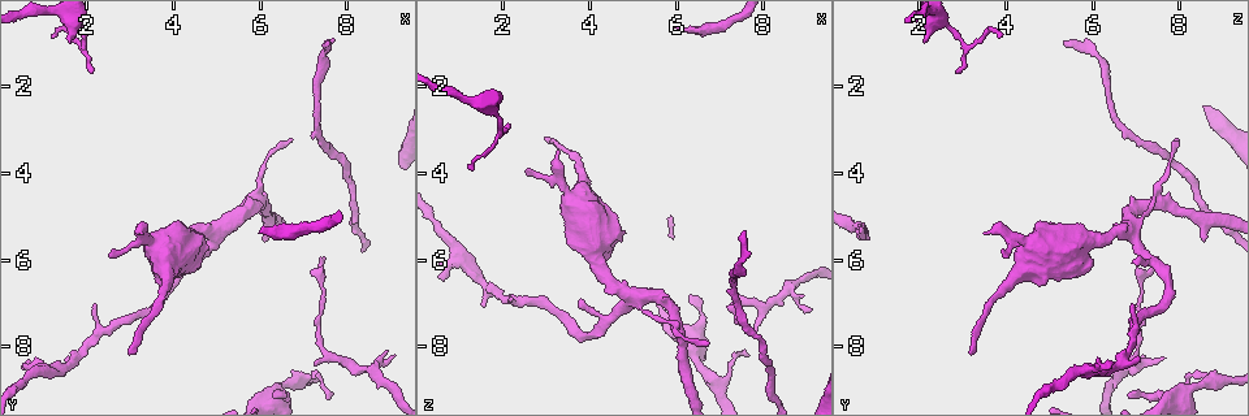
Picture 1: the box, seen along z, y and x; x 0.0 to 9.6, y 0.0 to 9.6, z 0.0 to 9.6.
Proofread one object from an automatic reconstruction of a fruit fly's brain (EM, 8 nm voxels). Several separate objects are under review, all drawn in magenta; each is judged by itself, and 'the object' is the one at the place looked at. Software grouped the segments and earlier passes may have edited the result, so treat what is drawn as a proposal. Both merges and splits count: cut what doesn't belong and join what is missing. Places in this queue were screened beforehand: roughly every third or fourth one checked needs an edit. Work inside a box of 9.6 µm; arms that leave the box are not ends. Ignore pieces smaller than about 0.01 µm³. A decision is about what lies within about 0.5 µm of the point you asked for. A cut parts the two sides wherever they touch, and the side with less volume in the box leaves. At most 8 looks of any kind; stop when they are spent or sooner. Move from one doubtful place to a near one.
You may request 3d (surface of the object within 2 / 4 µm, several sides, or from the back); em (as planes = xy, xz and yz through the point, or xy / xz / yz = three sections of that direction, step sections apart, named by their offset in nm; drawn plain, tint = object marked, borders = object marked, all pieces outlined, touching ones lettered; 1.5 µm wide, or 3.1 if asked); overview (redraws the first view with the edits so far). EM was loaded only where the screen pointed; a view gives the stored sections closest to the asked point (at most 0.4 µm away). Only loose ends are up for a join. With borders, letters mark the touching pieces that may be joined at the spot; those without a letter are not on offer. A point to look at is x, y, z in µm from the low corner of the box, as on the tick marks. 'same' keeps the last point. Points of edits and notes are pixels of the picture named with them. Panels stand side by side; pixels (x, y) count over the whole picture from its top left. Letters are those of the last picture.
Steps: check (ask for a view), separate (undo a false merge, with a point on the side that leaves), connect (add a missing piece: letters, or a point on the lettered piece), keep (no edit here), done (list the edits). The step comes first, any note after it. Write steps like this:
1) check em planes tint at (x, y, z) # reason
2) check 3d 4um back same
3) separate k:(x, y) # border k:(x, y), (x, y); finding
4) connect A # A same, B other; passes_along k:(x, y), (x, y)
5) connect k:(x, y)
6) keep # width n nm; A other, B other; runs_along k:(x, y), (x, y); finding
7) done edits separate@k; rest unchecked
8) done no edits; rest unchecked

check 3d 4um at (7.50, 0.90, 5.40) # branch stops here

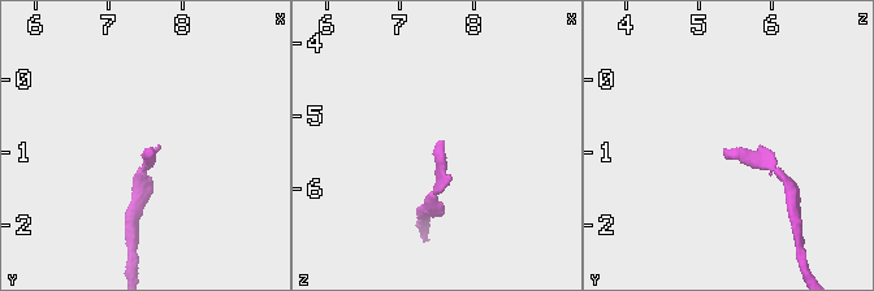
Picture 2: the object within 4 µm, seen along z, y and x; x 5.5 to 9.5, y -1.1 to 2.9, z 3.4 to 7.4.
check em planes borders at (7.55, 0.95, 5.35) # now the EM

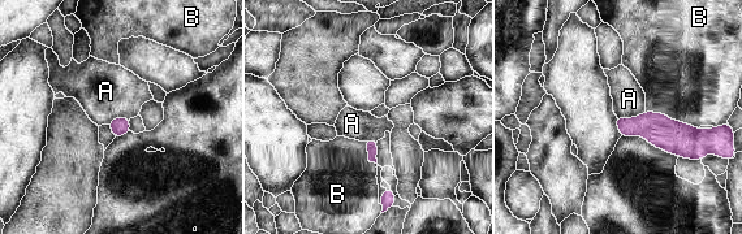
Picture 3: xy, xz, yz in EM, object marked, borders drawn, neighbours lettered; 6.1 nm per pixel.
keep # longest_contact B 340 nm; A other, B other; border 3:(645, 111), (632, 117), (617, 117); no lettered piece goes on from it

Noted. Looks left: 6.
check em planes plain at (2.10, 1.60, 2.90) # thin end

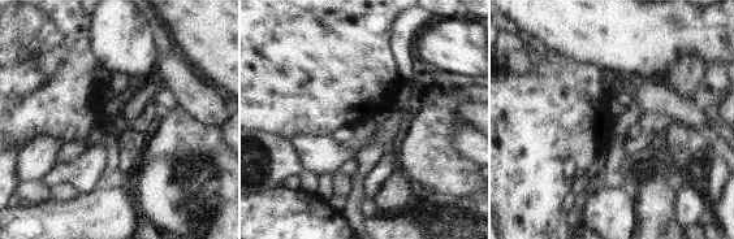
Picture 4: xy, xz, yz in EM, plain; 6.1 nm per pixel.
check em planes borders same # see the neighbours

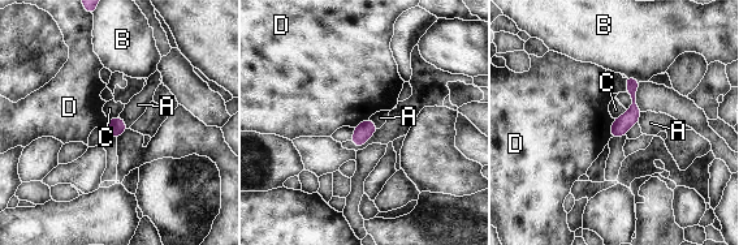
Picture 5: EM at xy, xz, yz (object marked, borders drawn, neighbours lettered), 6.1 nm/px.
keep # longest_contact D 120 nm; A other, B other, C other, D other; runs_along 5:(630, 80), (634, 112), (614, 133); no lettered piece goes on from it

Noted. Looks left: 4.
check 3d 4um at (6.00, 5.25, 0.65)

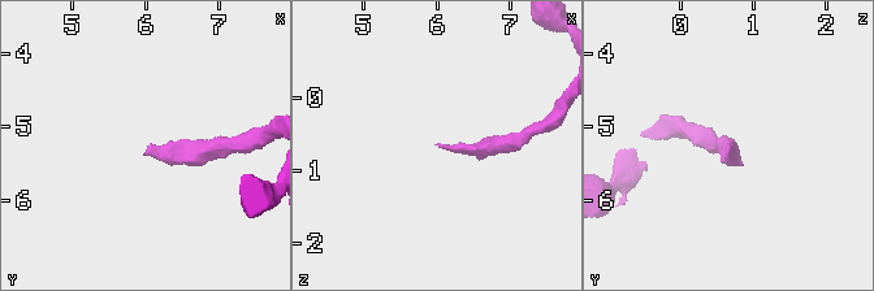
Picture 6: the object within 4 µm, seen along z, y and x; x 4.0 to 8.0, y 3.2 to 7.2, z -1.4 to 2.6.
check em xz step 4 tint at (6.05, 5.25, 0.65)

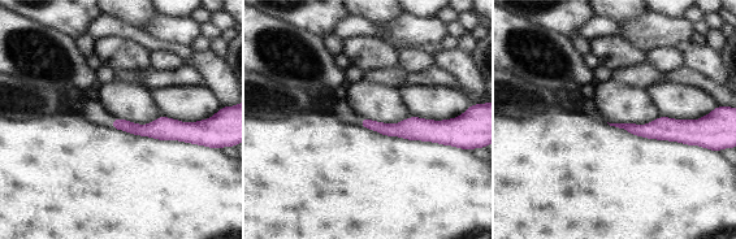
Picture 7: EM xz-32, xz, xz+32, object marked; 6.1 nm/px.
check em xz step 4 borders same # see the neighbours

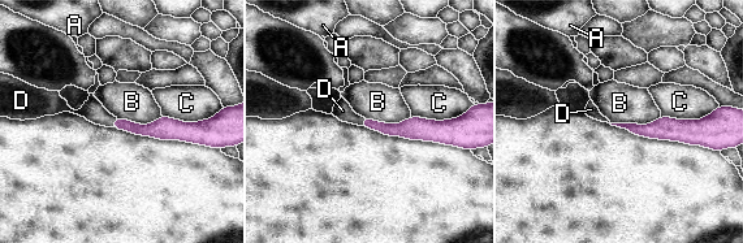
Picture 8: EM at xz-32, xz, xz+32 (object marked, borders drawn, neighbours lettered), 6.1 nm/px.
connect D # longest_contact B 320 nm; A other, B other, C other, D same; passes_along 8:(152, 130), (113, 122), (93, 109); it goes on there

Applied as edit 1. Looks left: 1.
done edits connect@8; rest unchecked

